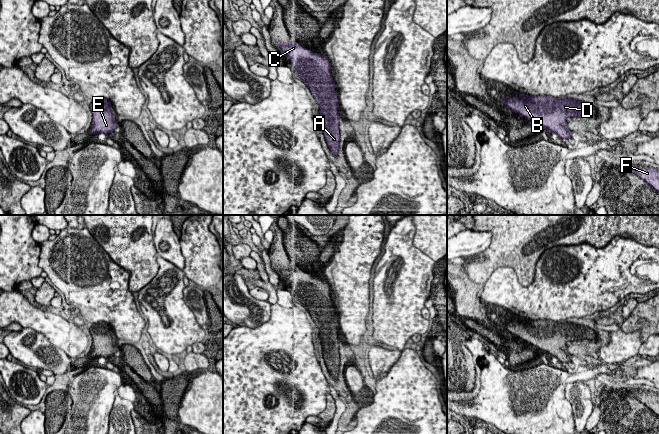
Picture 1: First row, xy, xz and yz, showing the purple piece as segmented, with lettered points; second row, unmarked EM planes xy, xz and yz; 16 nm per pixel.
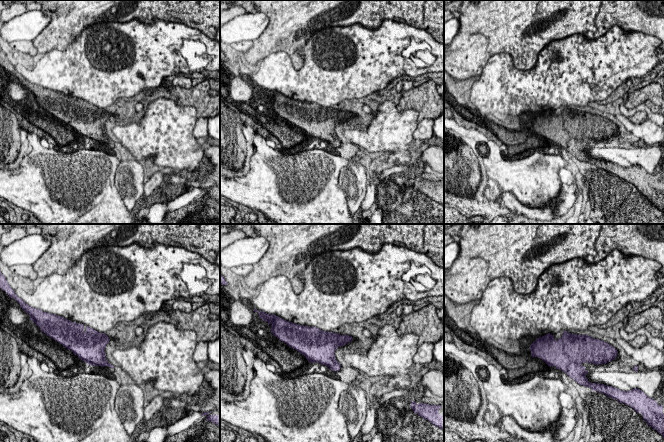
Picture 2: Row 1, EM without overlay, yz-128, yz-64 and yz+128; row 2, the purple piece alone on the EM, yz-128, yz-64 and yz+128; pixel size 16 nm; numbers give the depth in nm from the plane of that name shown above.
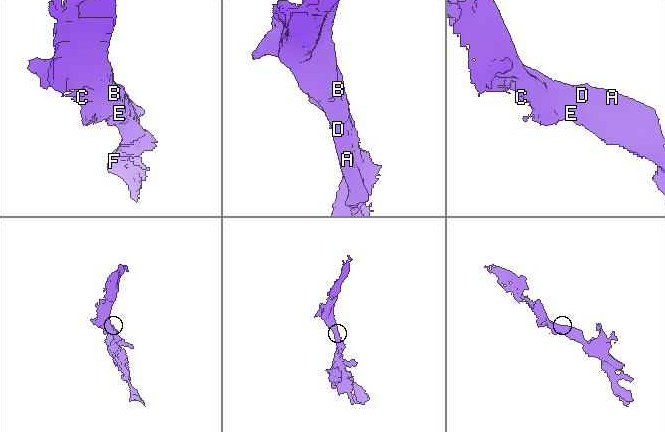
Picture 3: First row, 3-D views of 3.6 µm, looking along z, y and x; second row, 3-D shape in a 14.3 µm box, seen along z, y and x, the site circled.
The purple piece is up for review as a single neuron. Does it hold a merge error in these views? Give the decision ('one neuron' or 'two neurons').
one neuron

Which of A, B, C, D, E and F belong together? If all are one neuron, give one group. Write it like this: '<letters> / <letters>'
A B C D E F

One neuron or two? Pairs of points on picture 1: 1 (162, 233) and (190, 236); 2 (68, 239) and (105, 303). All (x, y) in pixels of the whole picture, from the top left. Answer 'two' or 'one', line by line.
1: two
2: one

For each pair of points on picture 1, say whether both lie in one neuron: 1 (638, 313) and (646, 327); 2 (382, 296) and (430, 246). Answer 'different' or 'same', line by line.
1: same
2: different

